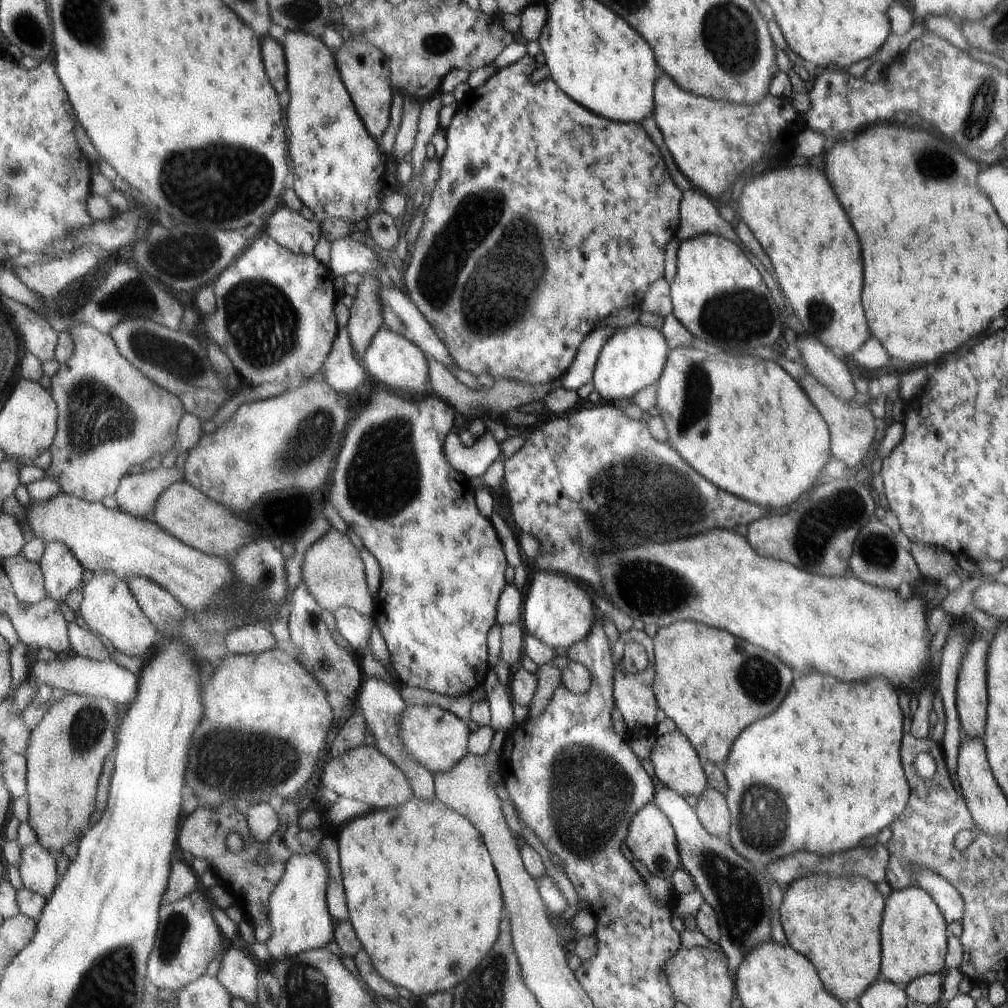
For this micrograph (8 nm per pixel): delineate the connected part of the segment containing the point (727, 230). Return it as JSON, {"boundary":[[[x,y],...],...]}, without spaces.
{"boundary":[[[696,188],[685,191],[680,218],[680,228],[676,238],[682,242],[700,235],[718,235],[739,242],[734,228],[720,217],[710,198]]]}

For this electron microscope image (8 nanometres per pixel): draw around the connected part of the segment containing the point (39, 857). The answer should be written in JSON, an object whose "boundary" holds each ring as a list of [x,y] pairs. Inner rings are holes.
{"boundary":[[[40,842],[24,848],[20,872],[24,885],[47,899],[52,898],[60,884],[58,855]]]}

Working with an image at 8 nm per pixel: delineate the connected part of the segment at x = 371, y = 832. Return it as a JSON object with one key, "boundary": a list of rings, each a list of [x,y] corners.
{"boundary":[[[415,796],[410,802],[398,808],[372,811],[369,815],[350,821],[338,838],[341,844],[344,882],[351,910],[350,919],[358,930],[362,942],[364,942],[364,948],[372,954],[374,966],[382,972],[382,976],[386,980],[394,982],[397,987],[403,986],[416,995],[427,997],[436,993],[448,993],[468,980],[468,976],[482,964],[482,960],[489,956],[500,940],[502,921],[505,918],[507,908],[501,876],[498,874],[497,865],[493,861],[493,853],[489,851],[485,837],[482,836],[474,821],[450,808],[450,805],[442,802],[440,798],[437,801],[427,801]]]}

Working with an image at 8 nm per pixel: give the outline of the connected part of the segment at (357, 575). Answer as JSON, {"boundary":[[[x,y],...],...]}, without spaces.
{"boundary":[[[334,527],[324,538],[316,542],[307,552],[303,575],[323,609],[334,614],[342,607],[353,608],[366,615],[371,621],[374,620],[377,606],[368,586],[366,564],[360,549],[347,534],[342,534]]]}

